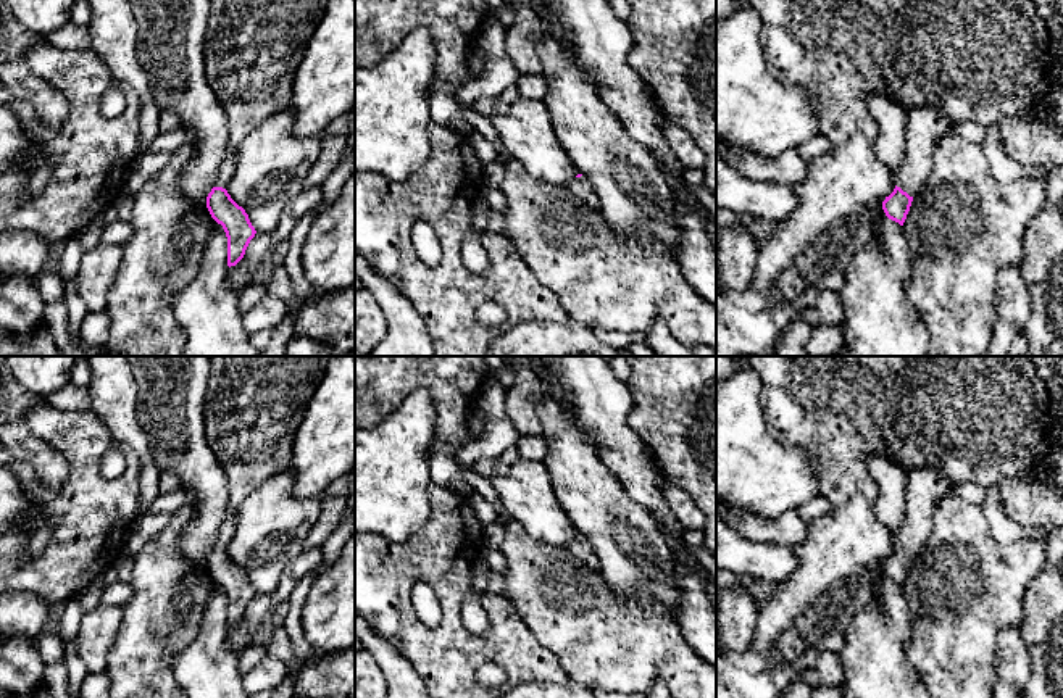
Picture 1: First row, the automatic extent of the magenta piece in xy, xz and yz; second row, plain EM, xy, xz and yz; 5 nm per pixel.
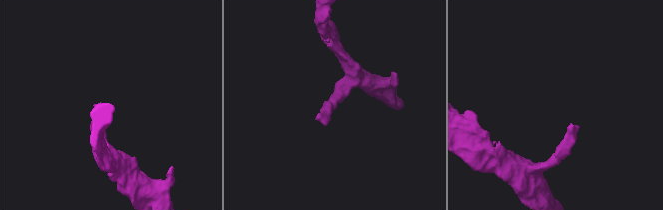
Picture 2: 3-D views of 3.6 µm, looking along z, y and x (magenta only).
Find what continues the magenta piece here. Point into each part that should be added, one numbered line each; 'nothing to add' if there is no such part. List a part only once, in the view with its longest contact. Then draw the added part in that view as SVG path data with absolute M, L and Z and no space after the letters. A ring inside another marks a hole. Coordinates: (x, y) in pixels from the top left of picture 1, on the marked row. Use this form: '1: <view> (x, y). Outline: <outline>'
1: yz (925, 128). Outline: M934 105L908 113L905 153L894 181L910 197L926 184L932 169L932 152L945 134L948 134L948 124Z

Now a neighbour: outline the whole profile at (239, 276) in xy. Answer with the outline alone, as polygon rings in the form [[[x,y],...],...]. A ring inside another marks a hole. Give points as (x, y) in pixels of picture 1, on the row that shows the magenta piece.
[[[268,232],[255,234],[250,240],[244,258],[227,269],[229,285],[240,293],[247,285],[252,284],[256,268],[261,264],[263,258],[274,247],[273,235]]]

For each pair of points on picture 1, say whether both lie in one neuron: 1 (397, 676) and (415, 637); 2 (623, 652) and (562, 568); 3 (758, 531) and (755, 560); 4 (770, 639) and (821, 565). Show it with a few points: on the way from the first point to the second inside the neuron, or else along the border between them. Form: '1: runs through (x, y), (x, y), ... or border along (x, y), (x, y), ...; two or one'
1: border along (376, 634), (389, 642), (423, 681); two
2: runs through (602, 631), (562, 589); one
3: border along (733, 527), (754, 540), (773, 542), (791, 548); two
4: runs through (787, 621), (821, 587), (821, 582); one

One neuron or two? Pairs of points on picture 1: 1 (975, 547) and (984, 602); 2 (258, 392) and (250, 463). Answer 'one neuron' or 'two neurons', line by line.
1: one neuron
2: one neuron

